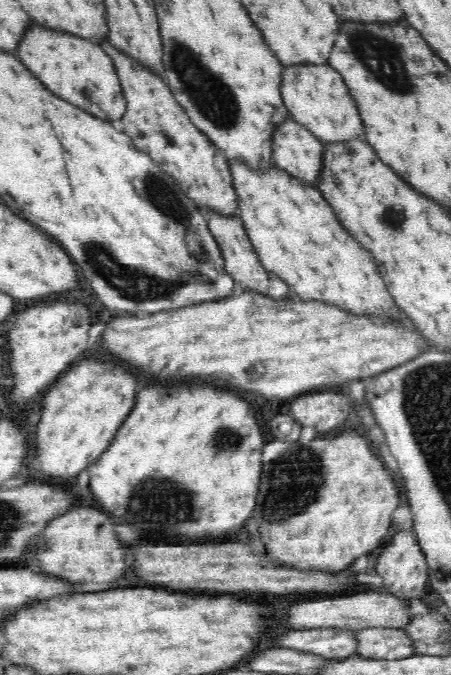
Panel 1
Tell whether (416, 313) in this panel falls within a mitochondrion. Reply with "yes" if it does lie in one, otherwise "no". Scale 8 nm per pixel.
no

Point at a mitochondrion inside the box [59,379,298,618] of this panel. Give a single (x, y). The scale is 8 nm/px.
(154, 500)

